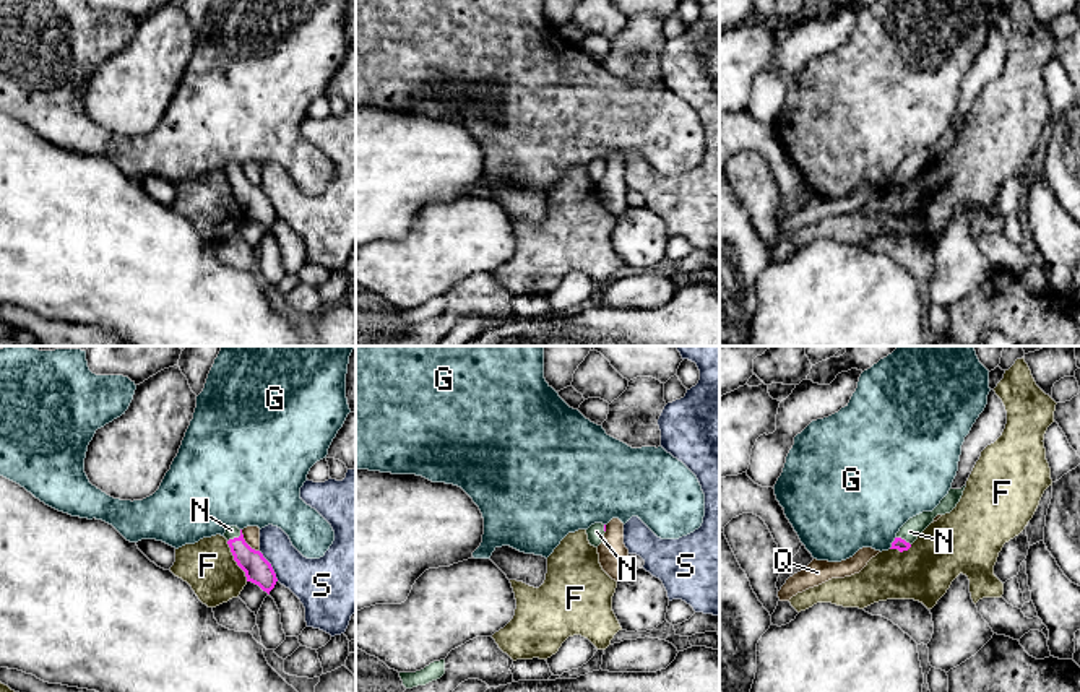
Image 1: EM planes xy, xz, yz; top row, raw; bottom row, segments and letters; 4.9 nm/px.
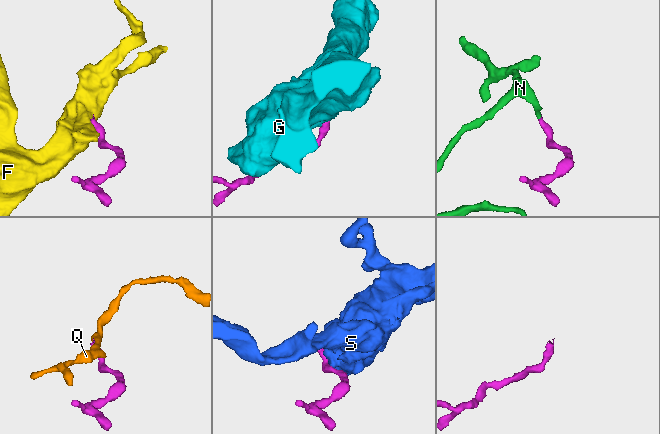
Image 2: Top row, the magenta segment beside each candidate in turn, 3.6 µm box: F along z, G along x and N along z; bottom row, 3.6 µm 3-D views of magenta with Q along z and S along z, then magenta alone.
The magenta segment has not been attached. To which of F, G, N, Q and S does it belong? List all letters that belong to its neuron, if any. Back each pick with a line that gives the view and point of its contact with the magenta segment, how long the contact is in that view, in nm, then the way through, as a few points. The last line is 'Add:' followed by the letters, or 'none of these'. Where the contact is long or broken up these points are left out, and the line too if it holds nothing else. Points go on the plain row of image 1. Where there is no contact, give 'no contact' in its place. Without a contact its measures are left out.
N: meets magenta in xy at (236, 174); contact 90 nm long; runs through xy (259, 207), (241, 187), (236, 174), (233, 168)
Add: N

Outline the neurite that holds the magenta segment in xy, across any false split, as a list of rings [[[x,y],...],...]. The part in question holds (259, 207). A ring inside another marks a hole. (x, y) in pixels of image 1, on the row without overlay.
[[[227,162],[224,174],[231,184],[234,197],[245,208],[247,218],[258,221],[270,231],[278,214],[271,200],[260,187],[252,185],[237,162]]]

